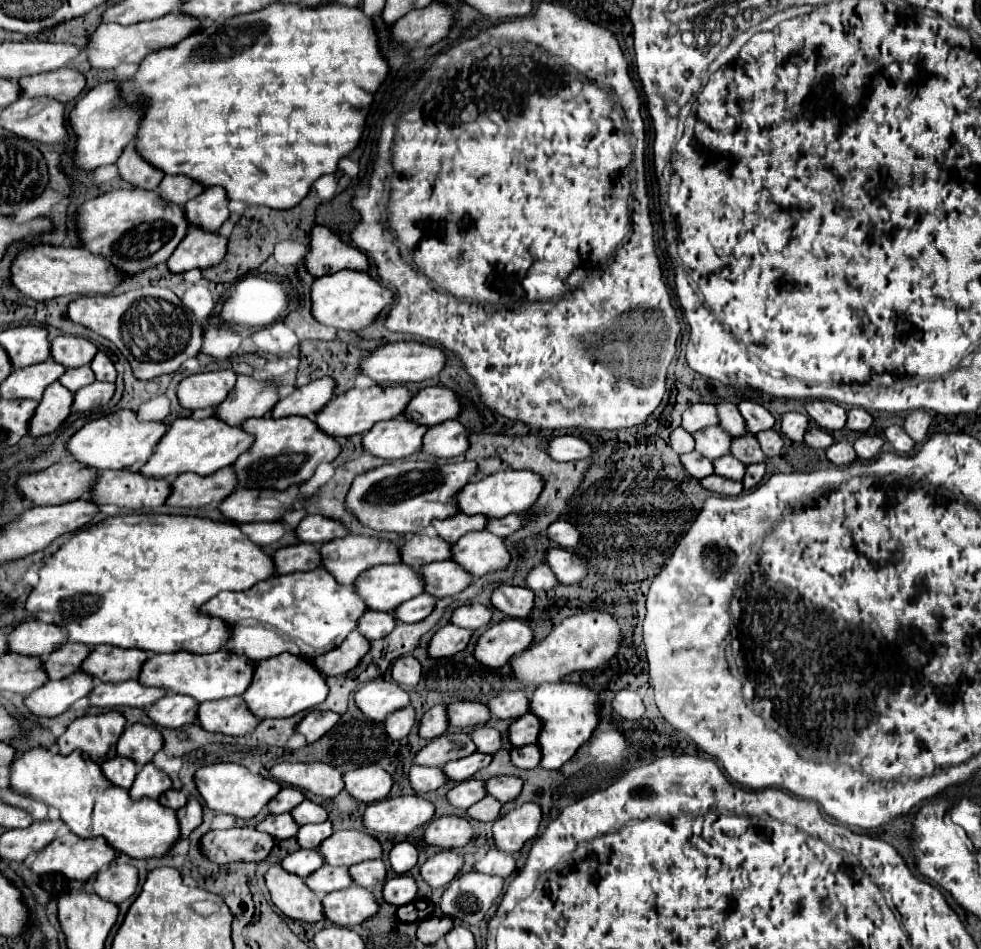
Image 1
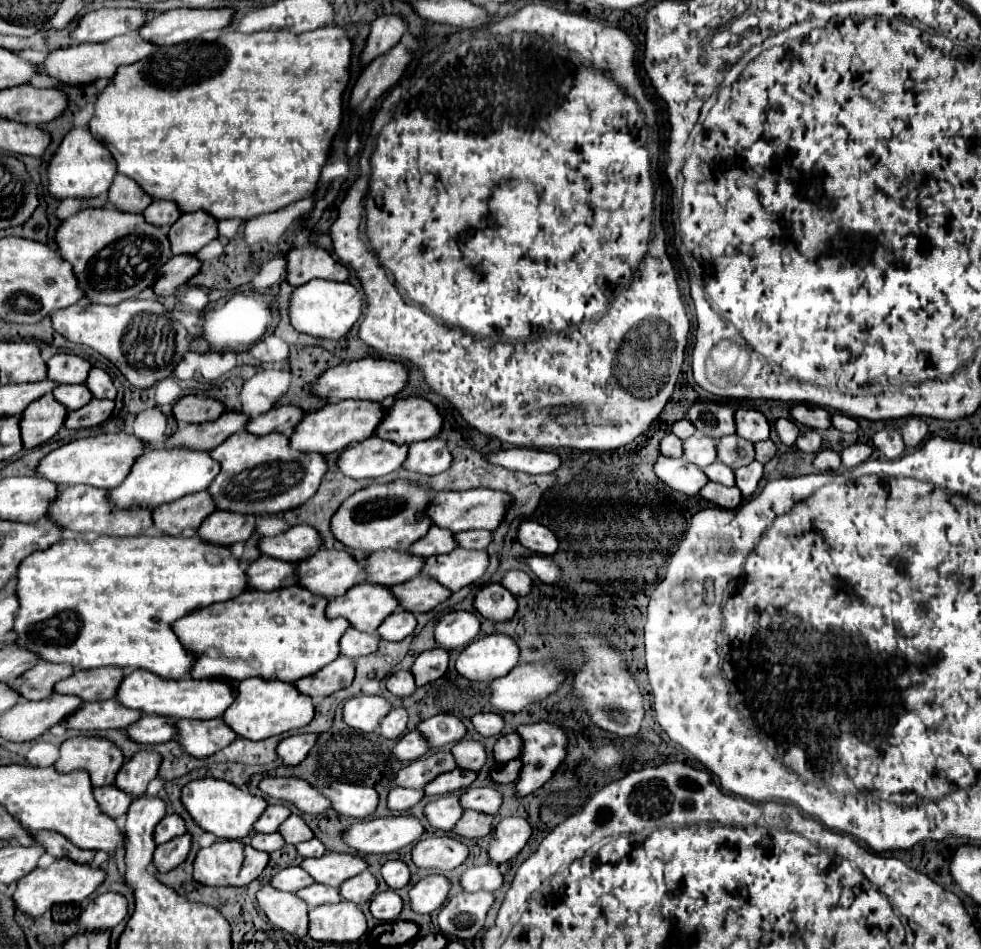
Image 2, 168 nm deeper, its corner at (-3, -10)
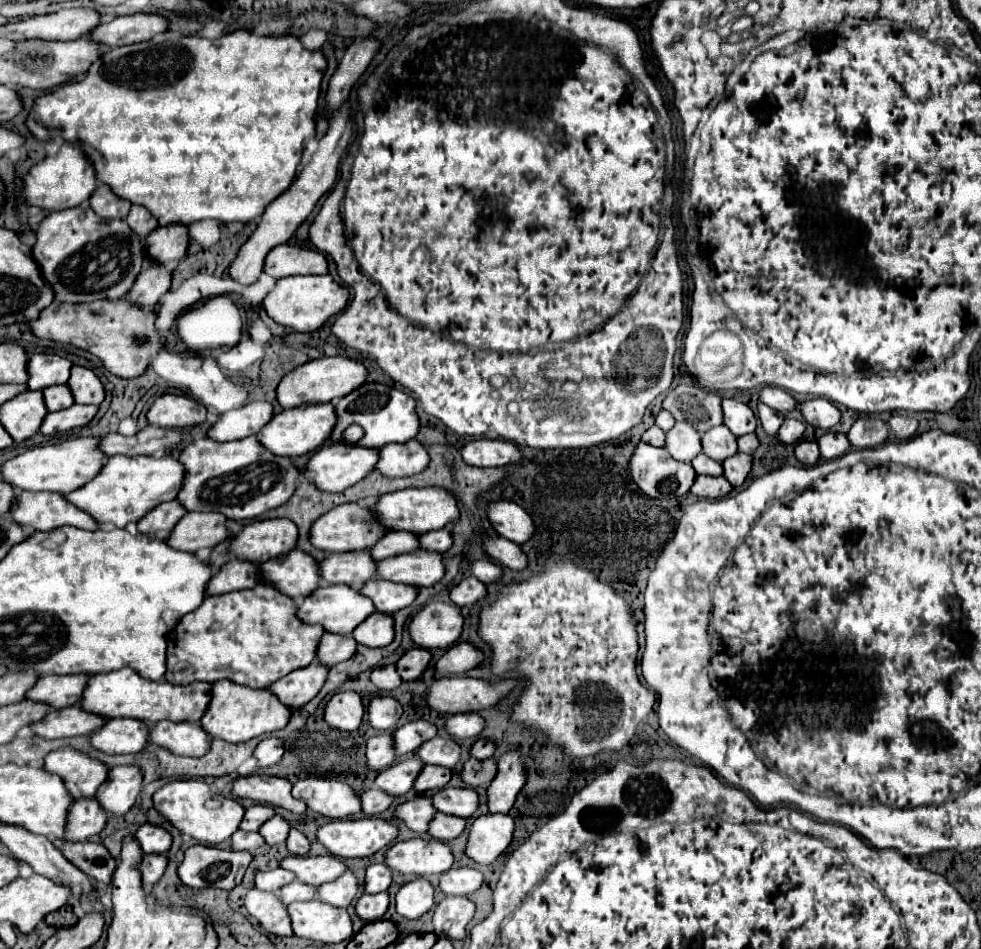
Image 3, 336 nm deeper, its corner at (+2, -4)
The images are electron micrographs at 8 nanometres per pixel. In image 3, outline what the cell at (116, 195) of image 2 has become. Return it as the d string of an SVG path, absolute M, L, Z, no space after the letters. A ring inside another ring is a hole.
M99 185L89 199L89 207L101 219L125 219L131 209L131 203L113 195L111 189L107 189L105 185Z

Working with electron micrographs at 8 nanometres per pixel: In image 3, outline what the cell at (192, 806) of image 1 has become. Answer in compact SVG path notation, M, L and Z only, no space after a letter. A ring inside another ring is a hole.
M145 855L139 863L139 873L145 889L151 889L161 877L167 867L167 857L165 855Z

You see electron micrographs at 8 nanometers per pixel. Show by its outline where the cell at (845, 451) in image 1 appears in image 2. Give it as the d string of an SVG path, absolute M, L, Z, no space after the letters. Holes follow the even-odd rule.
M820 451L814 459L814 467L820 471L838 471L840 465L842 461L836 451Z

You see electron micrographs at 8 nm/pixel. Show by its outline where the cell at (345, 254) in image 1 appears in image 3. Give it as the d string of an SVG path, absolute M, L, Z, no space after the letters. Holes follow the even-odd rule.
M277 245L265 257L263 271L275 279L287 275L323 275L327 273L327 259L313 249L293 245Z

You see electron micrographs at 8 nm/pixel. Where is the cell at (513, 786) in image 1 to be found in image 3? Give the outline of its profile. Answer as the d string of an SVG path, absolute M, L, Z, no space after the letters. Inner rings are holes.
M443 787L431 797L439 813L455 817L471 817L479 805L479 797L471 787Z

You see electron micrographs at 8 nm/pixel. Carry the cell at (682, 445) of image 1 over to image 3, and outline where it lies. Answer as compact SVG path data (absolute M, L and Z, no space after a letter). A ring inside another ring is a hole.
M649 427L643 437L641 437L643 443L649 443L649 445L655 445L655 447L663 447L665 445L665 433L659 429L659 427Z

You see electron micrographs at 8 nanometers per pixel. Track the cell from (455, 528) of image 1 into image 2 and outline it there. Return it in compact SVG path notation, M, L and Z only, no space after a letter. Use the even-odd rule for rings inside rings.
M436 525L430 527L428 535L418 539L412 545L412 553L414 555L422 555L422 557L430 557L430 555L440 555L440 553L450 553L452 549L456 549L456 539L452 533L448 533L448 529L440 529Z

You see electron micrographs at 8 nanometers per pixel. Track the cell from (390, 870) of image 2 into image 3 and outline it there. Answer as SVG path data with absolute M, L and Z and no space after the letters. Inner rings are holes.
M383 863L367 867L367 871L365 871L365 893L375 895L375 893L381 893L381 891L387 891L389 885L391 885L389 867L385 867Z

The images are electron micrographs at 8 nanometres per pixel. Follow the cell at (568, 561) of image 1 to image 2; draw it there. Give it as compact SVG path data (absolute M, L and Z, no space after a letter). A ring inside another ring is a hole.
M534 555L526 559L532 573L542 581L542 583L558 583L562 579L562 569L552 561L552 557L546 555Z

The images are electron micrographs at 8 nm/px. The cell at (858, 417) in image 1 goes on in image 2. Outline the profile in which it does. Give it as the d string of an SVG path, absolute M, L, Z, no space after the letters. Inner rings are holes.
M836 413L832 415L832 427L844 431L844 433L854 433L858 429L858 421L848 417L848 415L842 415L842 413Z

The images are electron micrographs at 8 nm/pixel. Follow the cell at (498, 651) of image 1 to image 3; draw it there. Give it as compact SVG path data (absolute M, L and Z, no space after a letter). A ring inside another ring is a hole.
M457 643L449 647L443 657L435 663L435 671L439 675L457 675L477 667L483 661L483 653L475 649L471 643Z

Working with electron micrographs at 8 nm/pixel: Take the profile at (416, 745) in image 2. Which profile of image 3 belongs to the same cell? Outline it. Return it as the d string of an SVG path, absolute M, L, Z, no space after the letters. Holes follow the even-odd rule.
M381 733L367 739L367 767L373 771L383 771L395 763L395 747L391 733Z

